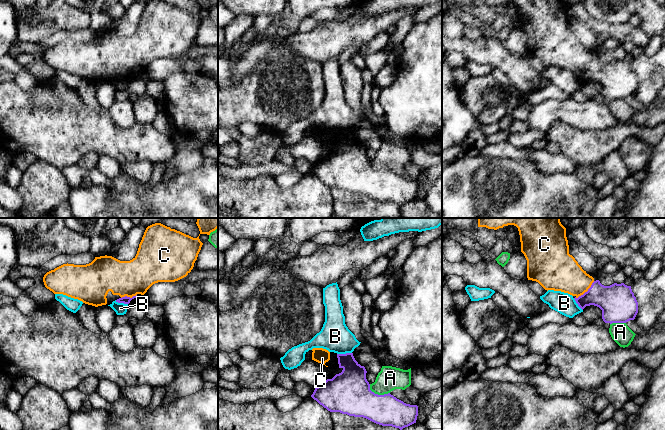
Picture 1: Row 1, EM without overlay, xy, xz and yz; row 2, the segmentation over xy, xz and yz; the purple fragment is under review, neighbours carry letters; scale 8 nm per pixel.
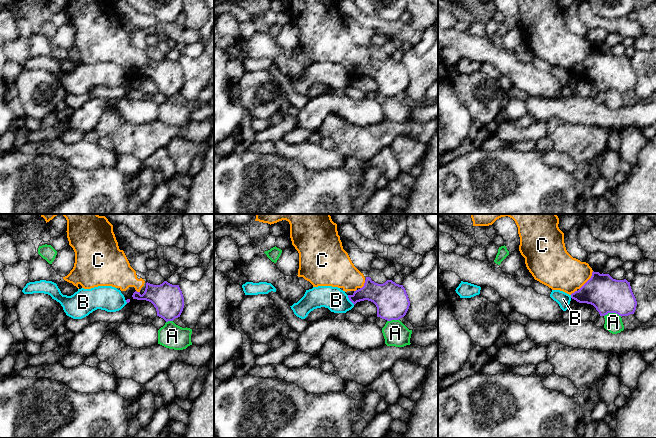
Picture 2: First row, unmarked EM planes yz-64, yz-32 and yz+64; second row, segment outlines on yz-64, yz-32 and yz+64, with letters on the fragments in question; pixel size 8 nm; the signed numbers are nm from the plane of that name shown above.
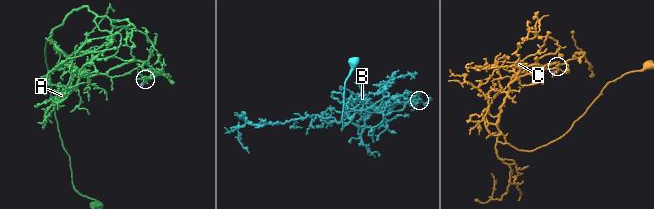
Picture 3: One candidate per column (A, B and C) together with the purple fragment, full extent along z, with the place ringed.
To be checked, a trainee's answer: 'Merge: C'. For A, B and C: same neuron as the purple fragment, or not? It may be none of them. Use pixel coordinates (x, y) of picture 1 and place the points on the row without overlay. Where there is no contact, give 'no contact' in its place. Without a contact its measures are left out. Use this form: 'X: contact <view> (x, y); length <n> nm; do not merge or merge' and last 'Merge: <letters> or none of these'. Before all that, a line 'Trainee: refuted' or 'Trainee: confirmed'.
Trainee: confirmed
A: contact xz (377, 170); length 180 nm; do not merge
B: contact xz (344, 130); length 120 nm; do not merge
C: contact yz (585, 68); length 200 nm; merge
Merge: C

